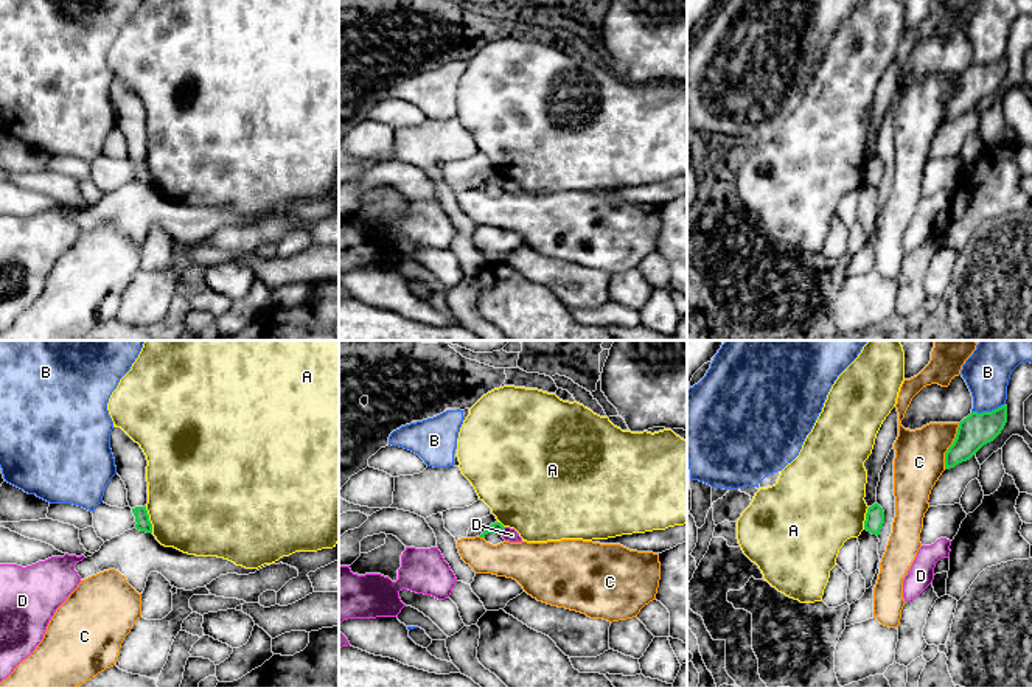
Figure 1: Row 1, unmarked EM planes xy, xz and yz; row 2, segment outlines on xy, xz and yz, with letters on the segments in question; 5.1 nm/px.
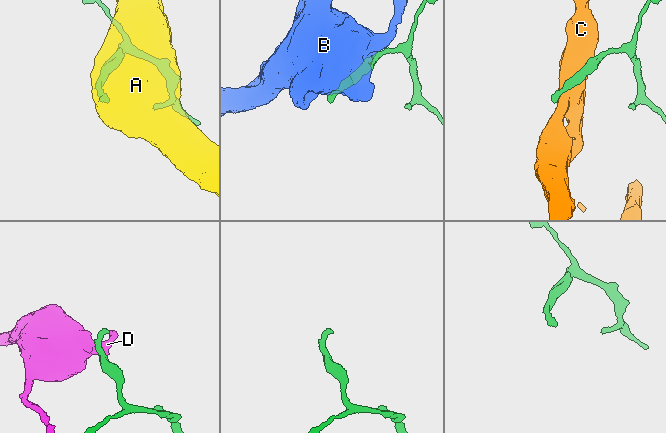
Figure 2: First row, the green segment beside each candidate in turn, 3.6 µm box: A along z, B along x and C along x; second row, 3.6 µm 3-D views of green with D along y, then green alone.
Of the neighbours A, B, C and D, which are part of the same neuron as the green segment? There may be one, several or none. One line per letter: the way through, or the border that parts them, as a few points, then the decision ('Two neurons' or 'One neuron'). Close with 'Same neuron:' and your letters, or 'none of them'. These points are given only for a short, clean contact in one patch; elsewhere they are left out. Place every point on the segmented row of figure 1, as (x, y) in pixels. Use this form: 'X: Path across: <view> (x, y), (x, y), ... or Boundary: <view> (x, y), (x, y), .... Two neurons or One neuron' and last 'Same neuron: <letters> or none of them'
A: Boundary: xy (145, 507), (153, 532). Two neurons
B: Two neurons
C: Two neurons
D: Boundary: xz (505, 527), (501, 533). Two neurons
Same neuron: none of them

